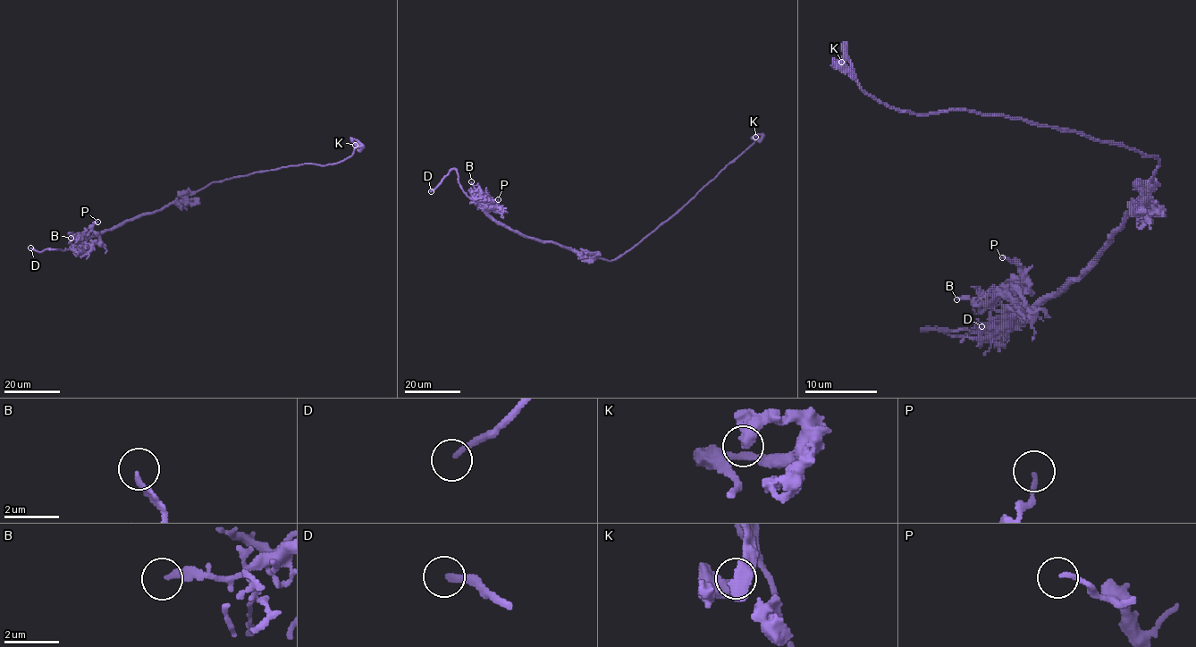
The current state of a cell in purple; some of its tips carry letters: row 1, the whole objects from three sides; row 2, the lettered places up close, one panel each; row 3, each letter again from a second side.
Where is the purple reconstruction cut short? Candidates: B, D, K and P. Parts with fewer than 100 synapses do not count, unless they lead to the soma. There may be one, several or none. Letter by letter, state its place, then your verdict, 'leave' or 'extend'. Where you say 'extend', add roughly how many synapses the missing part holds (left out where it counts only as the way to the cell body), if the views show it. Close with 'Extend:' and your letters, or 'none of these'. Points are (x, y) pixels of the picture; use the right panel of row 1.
B: place (956, 299); leave
D: place (981, 326); extend
K: place (841, 62); leave
P: place (1002, 257); leave
Extend: D

